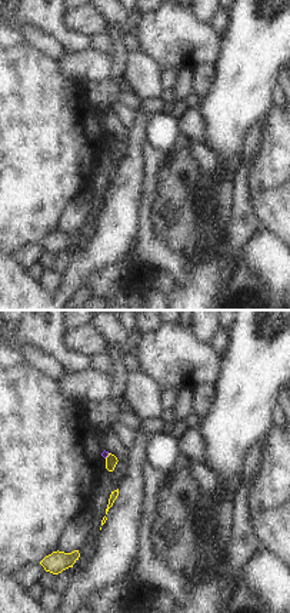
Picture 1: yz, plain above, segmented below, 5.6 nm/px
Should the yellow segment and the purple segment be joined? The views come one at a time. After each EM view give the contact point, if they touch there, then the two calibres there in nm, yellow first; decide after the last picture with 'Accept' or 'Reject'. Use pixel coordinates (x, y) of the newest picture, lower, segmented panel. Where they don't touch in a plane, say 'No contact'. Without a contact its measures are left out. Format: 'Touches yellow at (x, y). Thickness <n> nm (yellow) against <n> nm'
Touches yellow at (107, 456). Thickness 70 nm (yellow) against 40 nm.

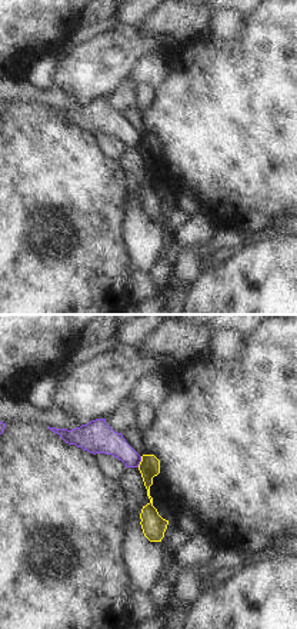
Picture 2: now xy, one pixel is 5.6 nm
Touches yellow at (140, 462). Thickness 120 nm (yellow) against 160 nm.

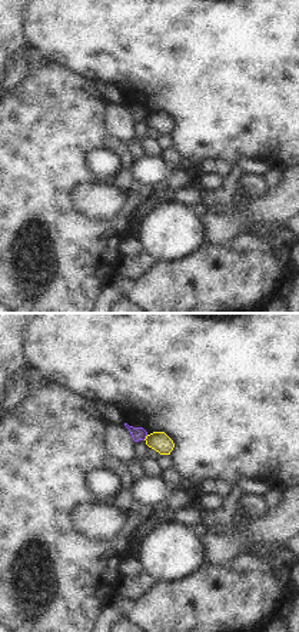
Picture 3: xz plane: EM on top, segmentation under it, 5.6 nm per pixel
Touches yellow at (146, 438). Thickness 110 nm (yellow) against 80 nm.

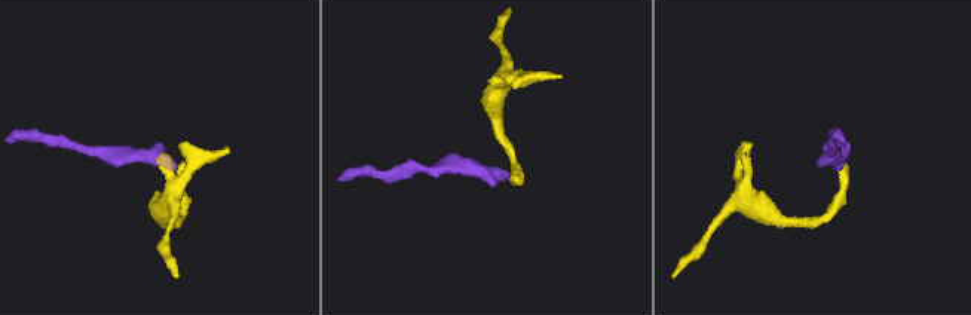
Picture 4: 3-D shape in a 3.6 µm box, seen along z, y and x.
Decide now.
Reject.

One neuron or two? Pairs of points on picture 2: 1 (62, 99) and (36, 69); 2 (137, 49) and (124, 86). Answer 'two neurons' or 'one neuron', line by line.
1: two neurons
2: two neurons

